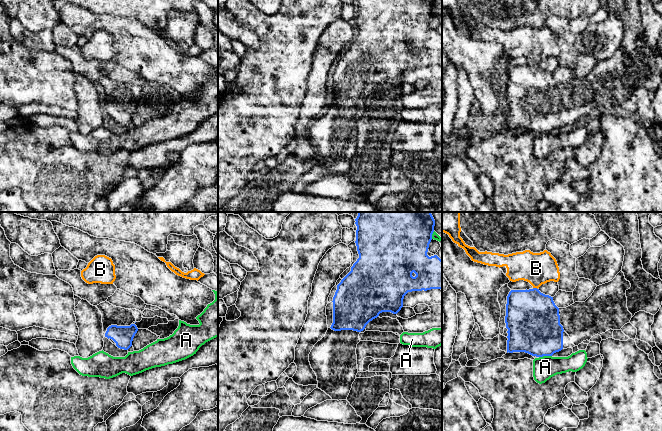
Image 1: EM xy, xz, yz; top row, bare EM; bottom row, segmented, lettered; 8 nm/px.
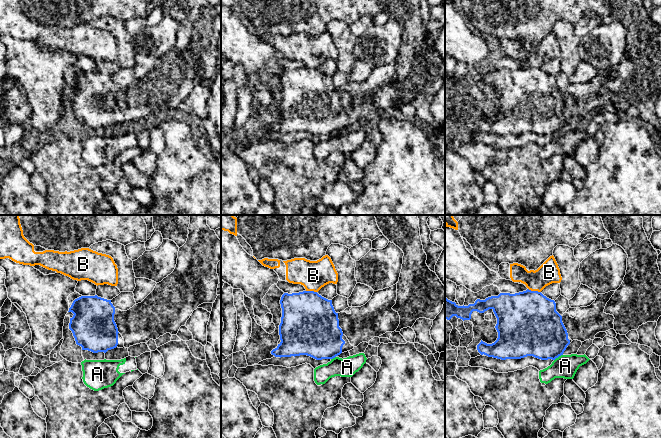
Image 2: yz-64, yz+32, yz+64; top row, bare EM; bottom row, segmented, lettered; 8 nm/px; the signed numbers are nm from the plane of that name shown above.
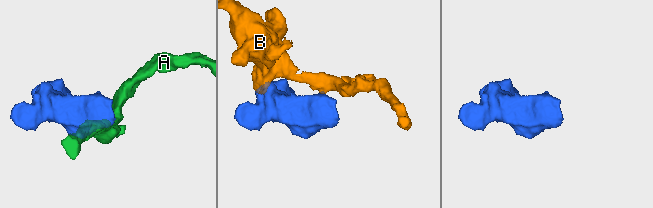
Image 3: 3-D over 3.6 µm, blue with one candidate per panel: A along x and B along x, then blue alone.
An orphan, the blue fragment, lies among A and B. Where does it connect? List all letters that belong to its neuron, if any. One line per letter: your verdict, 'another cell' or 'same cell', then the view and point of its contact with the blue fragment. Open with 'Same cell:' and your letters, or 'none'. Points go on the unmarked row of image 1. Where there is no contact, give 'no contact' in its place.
Same cell: none
A: another cell; meets blue in yz at (545, 131)
B: another cell; meets blue in yz at (535, 64)

